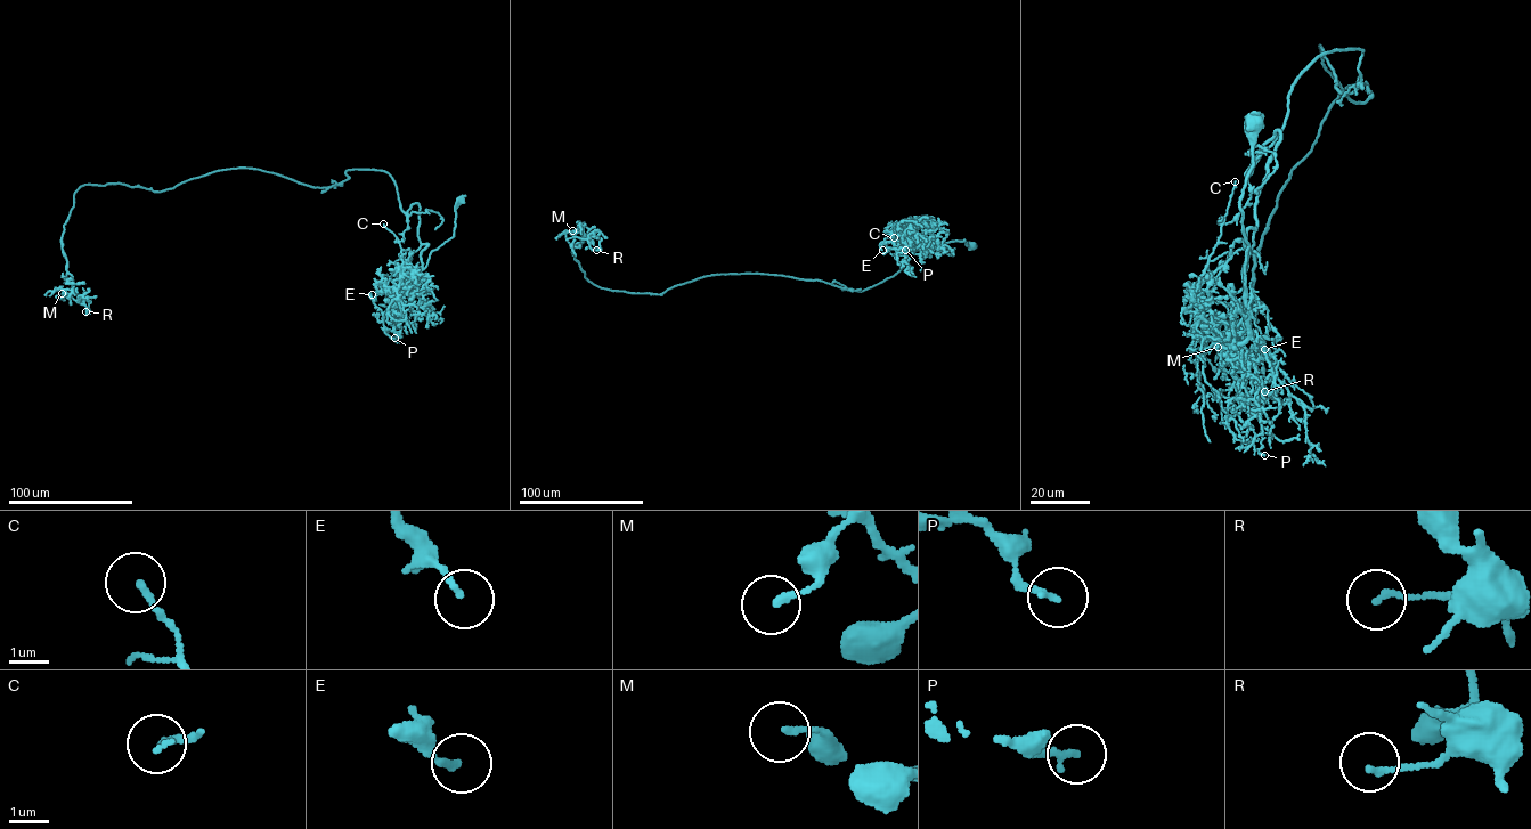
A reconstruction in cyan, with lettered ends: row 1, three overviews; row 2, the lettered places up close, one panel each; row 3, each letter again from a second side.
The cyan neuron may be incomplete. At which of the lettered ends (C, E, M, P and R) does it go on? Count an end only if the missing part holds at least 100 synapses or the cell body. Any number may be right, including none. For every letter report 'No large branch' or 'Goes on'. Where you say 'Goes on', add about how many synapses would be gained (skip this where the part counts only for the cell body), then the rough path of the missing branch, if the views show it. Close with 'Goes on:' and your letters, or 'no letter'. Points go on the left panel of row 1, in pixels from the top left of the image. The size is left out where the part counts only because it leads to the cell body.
C: No large branch
E: No large branch
M: No large branch
P: No large branch
R: No large branch
Goes on: no letter

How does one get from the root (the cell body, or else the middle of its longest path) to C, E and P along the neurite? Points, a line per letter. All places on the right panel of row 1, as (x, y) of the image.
C: (1253, 122), (1239, 206), (1248, 336), (1227, 349), (1206, 332), (1194, 285), (1235, 181)
E: (1253, 122), (1239, 206), (1248, 333), (1261, 351), (1253, 399), (1246, 355), (1264, 349)
P: (1253, 122), (1252, 168), (1239, 209), (1248, 243), (1248, 333), (1261, 351), (1255, 400), (1264, 455)

